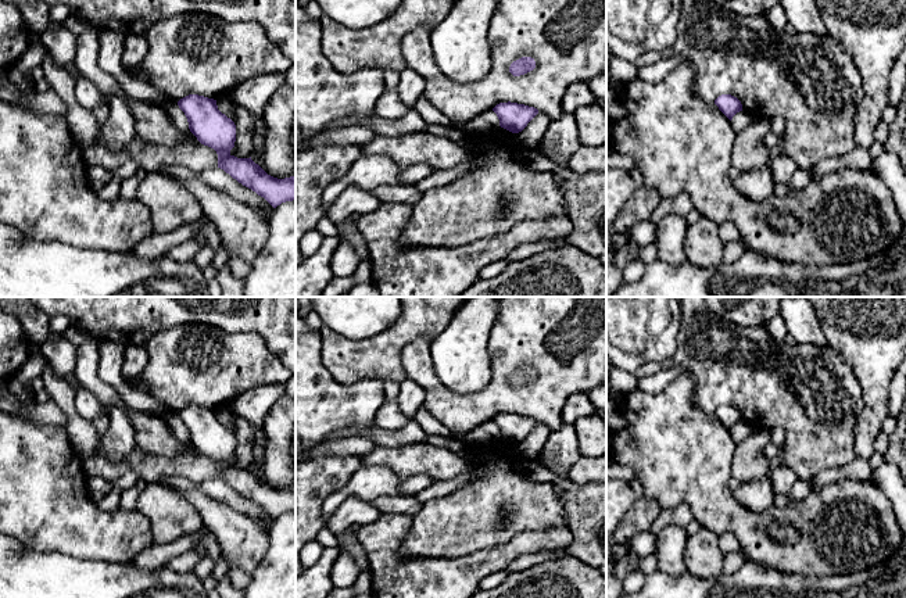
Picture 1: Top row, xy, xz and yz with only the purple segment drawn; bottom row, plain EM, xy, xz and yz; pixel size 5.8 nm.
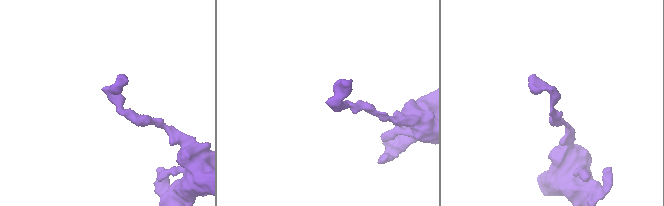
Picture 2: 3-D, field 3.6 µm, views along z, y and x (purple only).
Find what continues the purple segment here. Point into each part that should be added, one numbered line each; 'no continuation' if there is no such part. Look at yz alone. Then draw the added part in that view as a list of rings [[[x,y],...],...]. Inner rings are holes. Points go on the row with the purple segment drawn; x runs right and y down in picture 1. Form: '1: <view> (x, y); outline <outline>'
no continuation

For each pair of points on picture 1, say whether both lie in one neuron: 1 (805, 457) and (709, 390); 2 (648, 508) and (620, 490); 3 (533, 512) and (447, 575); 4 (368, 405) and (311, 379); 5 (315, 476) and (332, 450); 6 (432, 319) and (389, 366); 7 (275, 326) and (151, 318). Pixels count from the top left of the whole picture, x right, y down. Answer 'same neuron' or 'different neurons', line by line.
1: same neuron
2: different neurons
3: different neurons
4: same neuron
5: different neurons
6: same neuron
7: same neuron

